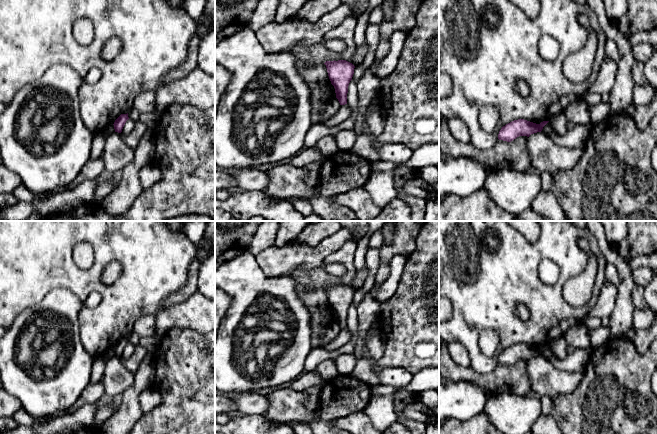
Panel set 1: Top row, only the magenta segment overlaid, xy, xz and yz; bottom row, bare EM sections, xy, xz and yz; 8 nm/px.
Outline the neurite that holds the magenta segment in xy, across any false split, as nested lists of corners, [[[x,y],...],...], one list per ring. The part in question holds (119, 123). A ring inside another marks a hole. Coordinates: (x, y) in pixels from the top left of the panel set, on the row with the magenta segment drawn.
[[[128,113],[127,114],[121,114],[114,122],[114,129],[115,132],[121,133],[122,129],[126,123],[126,121],[129,119]]]

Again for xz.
[[[346,60],[326,61],[324,64],[340,105],[347,104],[348,86],[352,80],[355,66]]]

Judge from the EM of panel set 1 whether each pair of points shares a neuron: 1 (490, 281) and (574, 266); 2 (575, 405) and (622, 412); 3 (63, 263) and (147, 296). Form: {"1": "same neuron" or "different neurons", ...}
{"1": "same neuron", "2": "same neuron", "3": "same neuron"}

